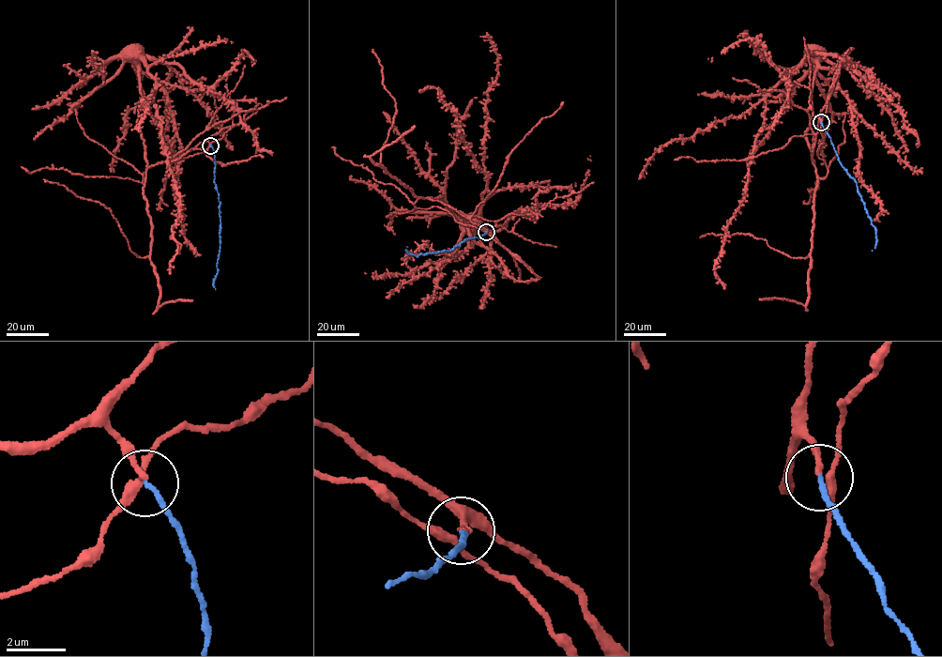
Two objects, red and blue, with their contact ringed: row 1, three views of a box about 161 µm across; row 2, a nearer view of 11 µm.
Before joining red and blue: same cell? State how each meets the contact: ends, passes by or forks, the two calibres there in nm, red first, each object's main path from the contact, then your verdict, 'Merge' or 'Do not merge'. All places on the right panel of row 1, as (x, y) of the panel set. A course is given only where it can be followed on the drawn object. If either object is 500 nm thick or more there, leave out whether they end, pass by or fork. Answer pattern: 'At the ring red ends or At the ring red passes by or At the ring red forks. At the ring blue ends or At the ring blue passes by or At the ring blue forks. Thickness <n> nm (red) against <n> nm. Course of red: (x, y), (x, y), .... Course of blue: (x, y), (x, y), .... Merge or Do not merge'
At the ring red forks. At the ring blue ends. Thickness 200 nm (red) against 160 nm. Course of red: (821, 122), (813, 162), (805, 132), (816, 63), (809, 58), (766, 97), (743, 201), (715, 263), (725, 288). Course of blue: (821, 122), (838, 160), (856, 183), (867, 216), (876, 230), (875, 248), (872, 251). Merge

